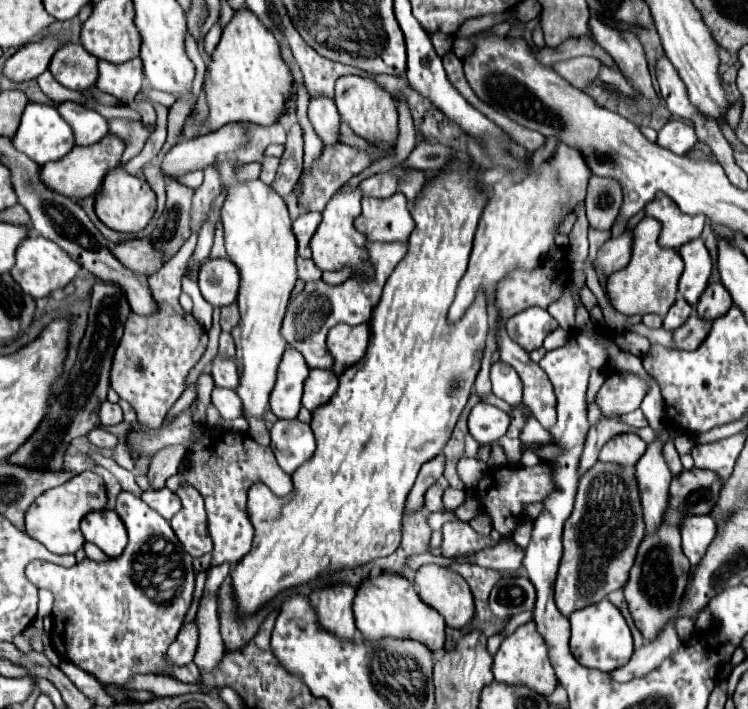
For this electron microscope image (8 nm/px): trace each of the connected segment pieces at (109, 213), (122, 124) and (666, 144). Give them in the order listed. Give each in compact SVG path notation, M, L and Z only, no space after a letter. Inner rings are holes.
M122 168L110 172L104 178L102 192L96 194L96 214L98 218L112 230L124 232L124 234L136 234L148 226L156 212L156 194L148 186L146 180L126 174Z
M112 118L110 120L110 134L122 136L126 142L126 150L122 154L122 164L138 156L150 138L150 128L142 120L132 120L132 118Z
M682 120L668 122L658 132L658 140L656 140L656 144L662 144L662 148L670 148L672 152L678 152L678 154L686 154L688 150L694 148L696 142L698 142L698 136L696 136L694 126Z

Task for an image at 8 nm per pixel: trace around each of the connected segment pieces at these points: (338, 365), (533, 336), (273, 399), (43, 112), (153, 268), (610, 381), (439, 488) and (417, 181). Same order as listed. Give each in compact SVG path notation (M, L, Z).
M338 324L328 332L328 350L334 356L334 374L340 376L346 368L364 358L370 340L368 324Z
M534 306L520 314L514 314L506 322L506 332L526 352L532 352L542 346L544 338L554 331L556 326L558 326L558 322L548 314L546 308Z
M286 348L280 366L274 390L270 394L270 408L278 418L296 418L300 410L300 400L304 392L304 382L310 374L310 366L304 356L294 348Z
M30 102L22 114L18 132L14 134L14 146L26 156L30 156L34 162L46 164L46 162L60 160L74 148L74 132L68 126L68 122L62 116L58 116L58 110L54 106Z
M136 238L130 242L118 244L112 250L114 250L114 256L126 268L130 268L138 274L144 274L144 276L156 274L164 264L162 250L158 250L150 238Z
M616 372L602 384L596 394L596 404L602 416L622 416L640 408L642 398L648 390L648 384L638 376Z
M440 476L428 490L426 490L426 508L428 512L442 512L442 494L448 488L448 480L444 476Z
M410 170L410 174L400 180L400 190L404 192L404 196L408 198L410 204L414 204L414 200L418 198L418 192L422 190L424 182L426 182L424 172L420 172L420 170Z

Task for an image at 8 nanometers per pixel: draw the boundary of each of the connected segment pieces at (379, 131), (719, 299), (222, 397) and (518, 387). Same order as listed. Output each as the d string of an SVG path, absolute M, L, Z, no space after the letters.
M344 76L336 84L334 102L338 106L342 122L346 122L354 134L358 134L360 138L370 140L370 142L382 142L388 146L396 144L396 140L398 140L396 102L376 82L372 82L368 78L360 78L360 76Z
M708 284L706 292L702 294L702 300L698 302L698 316L702 320L708 320L708 322L714 322L716 318L728 314L728 310L732 308L732 296L730 292L720 284Z
M216 388L212 392L212 402L220 410L224 420L234 420L234 418L242 416L242 400L240 400L240 396L236 392Z
M494 362L490 370L490 380L492 380L492 392L498 398L506 400L510 406L522 402L522 382L510 364Z

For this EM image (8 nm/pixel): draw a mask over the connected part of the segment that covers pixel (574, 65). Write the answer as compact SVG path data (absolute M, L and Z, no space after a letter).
M580 56L580 58L572 58L572 60L566 60L566 62L556 62L552 68L566 80L576 80L576 86L580 90L586 90L596 74L598 74L598 66L600 62L594 60L594 58L586 58L586 56Z

